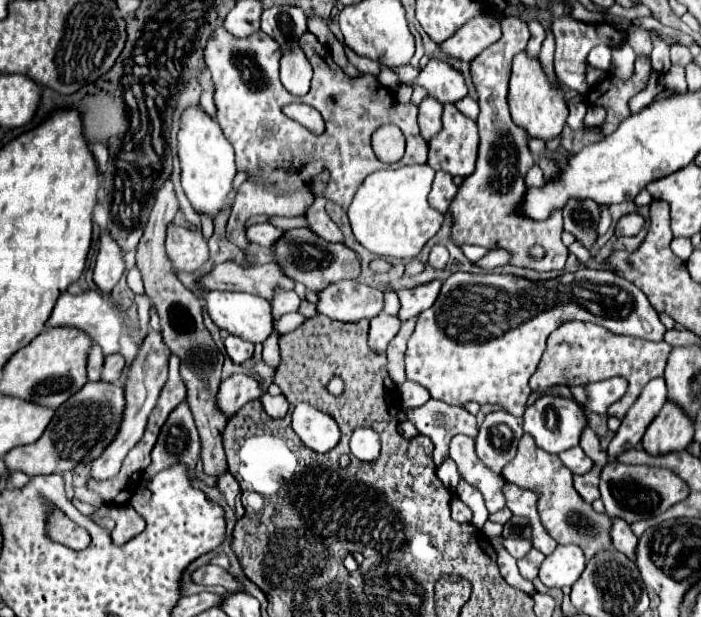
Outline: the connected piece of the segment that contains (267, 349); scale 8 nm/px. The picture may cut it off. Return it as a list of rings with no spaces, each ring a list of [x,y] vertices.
[[[271,333],[265,341],[263,341],[263,359],[271,365],[271,367],[275,367],[277,369],[277,365],[279,365],[279,347],[277,347],[277,335],[275,333]]]

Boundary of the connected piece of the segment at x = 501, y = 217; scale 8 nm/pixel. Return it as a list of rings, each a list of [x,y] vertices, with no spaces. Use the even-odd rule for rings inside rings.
[[[495,13],[503,27],[503,39],[489,45],[477,59],[471,61],[471,79],[479,95],[481,113],[477,119],[479,127],[479,157],[475,173],[469,175],[459,187],[459,197],[451,203],[453,223],[453,241],[457,245],[481,245],[487,249],[505,249],[511,253],[509,265],[535,269],[535,271],[561,271],[565,267],[569,249],[563,245],[562,211],[553,211],[547,221],[523,221],[523,217],[515,217],[515,205],[519,205],[519,197],[527,189],[523,183],[523,175],[533,167],[533,157],[527,149],[527,137],[523,129],[519,129],[509,115],[507,109],[507,81],[511,77],[511,61],[517,53],[525,51],[529,41],[527,23],[517,17],[505,17],[503,13]],[[531,245],[543,245],[547,255],[541,261],[533,261],[529,257]]]

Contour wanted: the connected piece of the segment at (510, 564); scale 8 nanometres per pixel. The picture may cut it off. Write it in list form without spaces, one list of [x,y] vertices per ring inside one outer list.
[[[501,537],[492,539],[491,543],[493,547],[495,547],[495,551],[497,552],[497,563],[499,565],[501,576],[511,586],[518,588],[529,595],[533,595],[533,593],[535,593],[533,583],[525,580],[520,575],[516,559],[509,555],[509,553],[505,549],[501,549],[499,541],[501,541]]]

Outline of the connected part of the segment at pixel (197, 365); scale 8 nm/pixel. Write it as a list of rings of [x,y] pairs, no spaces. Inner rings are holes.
[[[167,179],[157,197],[155,197],[155,205],[153,211],[149,215],[149,223],[147,229],[139,241],[139,249],[137,249],[137,267],[141,271],[143,277],[143,285],[145,285],[145,293],[151,299],[159,319],[161,319],[161,335],[165,345],[171,349],[173,355],[177,355],[181,359],[181,367],[179,367],[179,375],[187,387],[187,405],[193,413],[195,425],[199,429],[199,437],[201,437],[201,459],[203,459],[203,471],[205,475],[211,477],[221,477],[227,471],[227,459],[225,459],[225,451],[223,451],[223,429],[227,425],[227,419],[223,417],[223,413],[219,413],[215,409],[215,389],[219,389],[219,381],[221,381],[221,365],[223,365],[223,355],[217,349],[215,341],[211,339],[209,331],[203,325],[203,313],[201,313],[201,301],[197,299],[197,295],[193,295],[175,275],[171,261],[165,253],[165,229],[167,225],[173,221],[175,213],[179,209],[179,201],[175,195],[175,187],[171,183],[171,179]]]

